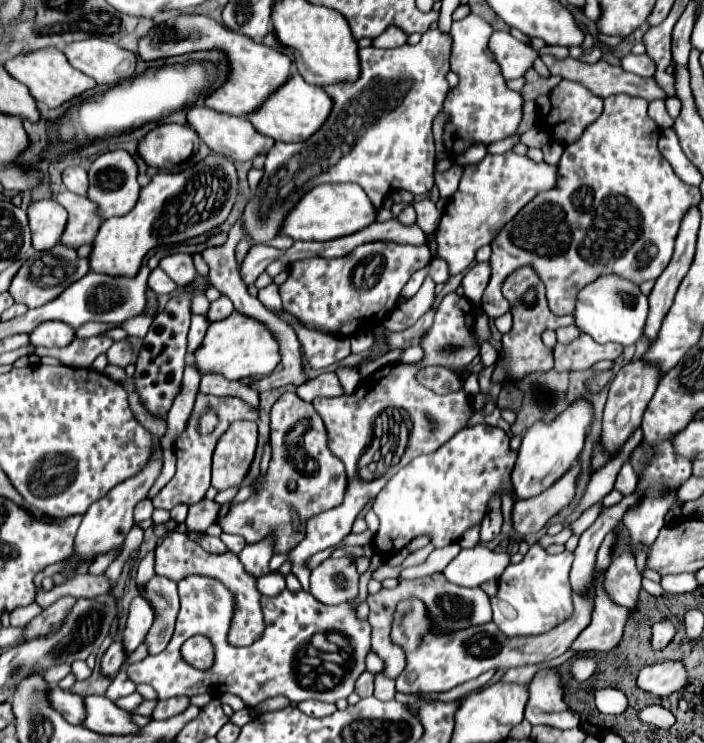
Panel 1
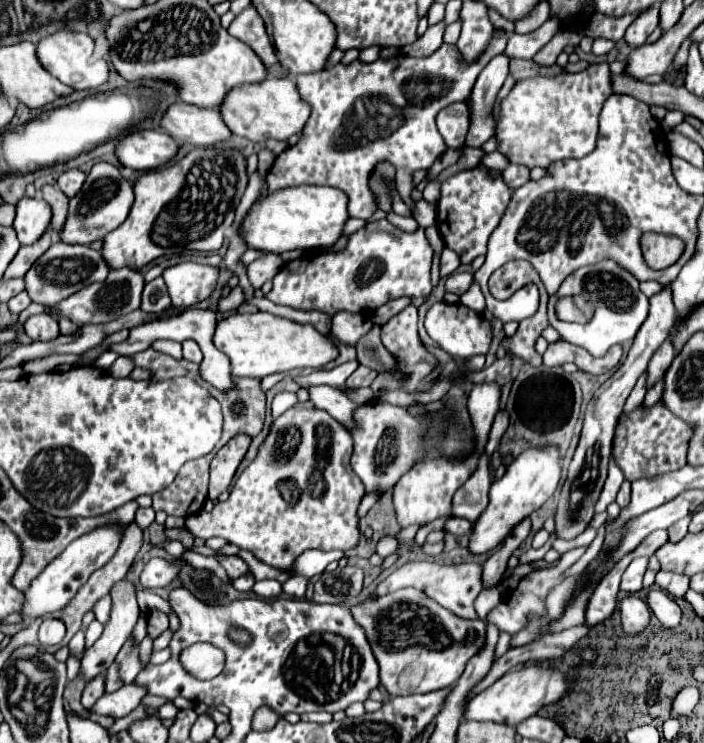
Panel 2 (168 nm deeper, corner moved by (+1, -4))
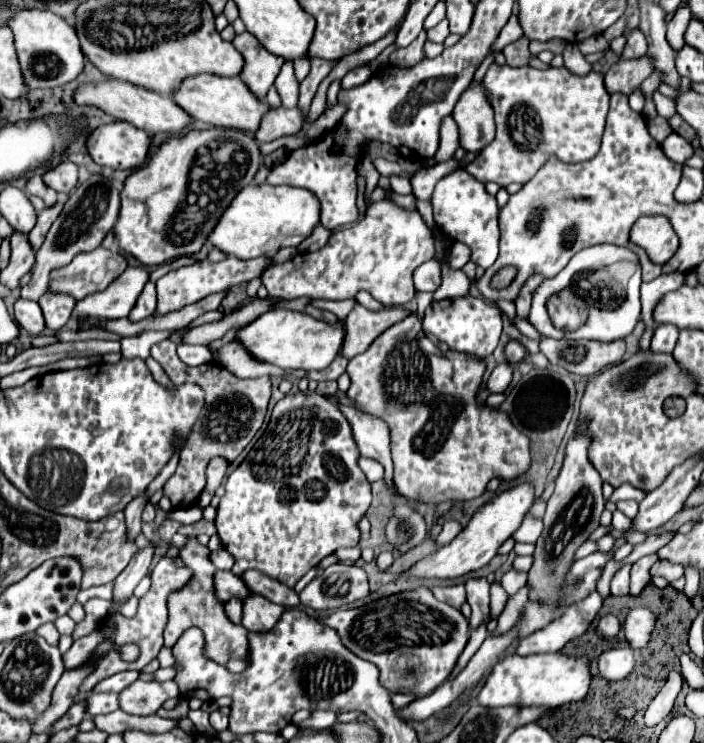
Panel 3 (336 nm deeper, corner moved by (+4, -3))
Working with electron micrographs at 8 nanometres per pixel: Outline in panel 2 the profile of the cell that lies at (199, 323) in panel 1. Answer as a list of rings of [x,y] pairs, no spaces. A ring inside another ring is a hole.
[[[186,340],[186,342],[182,342],[182,346],[184,346],[184,358],[186,360],[190,360],[194,364],[202,362],[202,352],[200,352],[198,344],[194,344],[192,340]]]

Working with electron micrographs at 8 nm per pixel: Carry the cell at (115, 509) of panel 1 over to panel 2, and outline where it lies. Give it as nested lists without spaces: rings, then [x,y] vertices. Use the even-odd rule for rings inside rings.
[[[102,526],[102,528],[92,530],[90,534],[76,538],[70,546],[66,546],[66,550],[62,554],[58,554],[42,570],[42,574],[34,578],[34,582],[30,582],[30,588],[24,590],[24,604],[20,610],[20,614],[24,616],[24,622],[30,624],[40,616],[62,610],[74,598],[74,594],[80,590],[80,586],[86,584],[90,574],[94,570],[98,570],[100,566],[104,566],[114,556],[114,552],[118,550],[122,532],[124,532],[124,528],[118,528],[118,526]]]

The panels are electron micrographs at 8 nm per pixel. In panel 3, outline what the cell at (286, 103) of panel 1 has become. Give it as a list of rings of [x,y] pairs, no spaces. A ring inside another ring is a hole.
[[[211,75],[191,77],[191,81],[185,81],[183,89],[179,89],[179,93],[175,93],[173,99],[177,105],[187,109],[187,113],[191,113],[197,121],[205,121],[219,129],[229,127],[229,129],[245,131],[251,135],[257,133],[261,119],[265,117],[265,113],[271,111],[271,105],[263,99],[257,99],[241,77],[225,77],[225,79],[211,77]]]

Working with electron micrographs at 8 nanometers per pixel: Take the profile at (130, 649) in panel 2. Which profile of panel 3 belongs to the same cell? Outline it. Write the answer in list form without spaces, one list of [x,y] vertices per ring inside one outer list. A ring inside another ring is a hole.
[[[138,679],[119,693],[119,705],[131,715],[155,715],[171,697],[179,697],[179,689],[173,681],[157,683]]]

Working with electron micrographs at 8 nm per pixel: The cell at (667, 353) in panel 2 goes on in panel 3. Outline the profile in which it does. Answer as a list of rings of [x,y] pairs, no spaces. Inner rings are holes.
[[[659,325],[651,339],[651,351],[653,353],[671,353],[671,349],[677,343],[679,331],[673,325]]]

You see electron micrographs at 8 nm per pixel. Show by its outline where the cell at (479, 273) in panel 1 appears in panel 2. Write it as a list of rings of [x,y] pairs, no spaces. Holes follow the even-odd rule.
[[[454,272],[446,278],[446,292],[454,292],[454,294],[462,294],[470,288],[470,284],[474,282],[474,276],[472,274],[460,274],[460,272]]]

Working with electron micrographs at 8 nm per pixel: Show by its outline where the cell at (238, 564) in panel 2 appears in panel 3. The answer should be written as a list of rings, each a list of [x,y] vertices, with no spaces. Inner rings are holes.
[[[249,569],[247,573],[243,573],[241,579],[245,581],[245,585],[253,593],[263,595],[277,605],[283,605],[283,607],[297,607],[299,605],[299,595],[291,587],[287,587],[287,585],[283,585],[263,573],[257,573],[255,569]]]

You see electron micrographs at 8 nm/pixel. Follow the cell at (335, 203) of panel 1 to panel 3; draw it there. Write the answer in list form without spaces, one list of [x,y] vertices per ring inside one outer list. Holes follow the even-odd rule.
[[[267,183],[247,185],[247,189],[241,189],[239,197],[235,197],[235,201],[227,207],[227,213],[219,219],[219,225],[211,233],[209,241],[217,249],[239,259],[255,259],[263,255],[273,257],[279,249],[297,247],[319,223],[321,203],[309,189],[289,185],[271,187]]]

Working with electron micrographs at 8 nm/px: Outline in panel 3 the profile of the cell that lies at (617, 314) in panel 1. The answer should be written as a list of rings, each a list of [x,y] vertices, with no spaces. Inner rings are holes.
[[[607,243],[593,245],[593,247],[579,251],[567,263],[567,267],[561,273],[557,273],[551,279],[545,279],[537,287],[537,291],[533,293],[533,305],[531,305],[529,321],[537,327],[537,331],[543,337],[553,337],[553,339],[571,337],[571,339],[587,339],[587,341],[599,341],[599,343],[625,339],[635,329],[635,325],[641,317],[639,285],[641,285],[641,269],[639,269],[639,261],[637,261],[633,251],[623,249],[619,245],[607,245]],[[561,289],[577,291],[577,295],[581,295],[589,303],[587,323],[583,327],[579,327],[577,331],[571,331],[571,333],[557,331],[551,325],[551,319],[549,319],[547,309],[545,309],[545,301]]]

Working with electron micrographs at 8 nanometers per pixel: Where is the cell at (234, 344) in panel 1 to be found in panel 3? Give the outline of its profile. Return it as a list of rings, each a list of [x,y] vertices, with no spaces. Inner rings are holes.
[[[287,309],[267,311],[259,315],[255,321],[251,321],[249,325],[237,329],[235,333],[235,341],[241,343],[253,359],[263,361],[263,363],[273,363],[285,371],[327,369],[331,361],[337,357],[343,337],[345,337],[343,321],[339,321],[337,325],[329,325],[307,313],[287,311]]]

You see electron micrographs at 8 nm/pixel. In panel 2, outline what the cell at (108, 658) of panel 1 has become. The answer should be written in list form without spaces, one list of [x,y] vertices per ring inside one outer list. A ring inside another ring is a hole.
[[[96,676],[94,680],[90,680],[90,682],[86,684],[80,702],[82,702],[82,706],[84,706],[86,710],[90,710],[90,708],[94,706],[94,702],[96,702],[102,694],[104,694],[104,676]]]

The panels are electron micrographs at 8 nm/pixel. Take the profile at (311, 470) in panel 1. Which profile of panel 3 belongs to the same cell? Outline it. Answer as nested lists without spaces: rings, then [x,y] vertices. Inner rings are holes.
[[[319,393],[285,395],[271,413],[271,421],[259,441],[253,445],[245,461],[229,475],[225,495],[217,507],[215,527],[223,547],[235,557],[233,573],[257,569],[283,585],[295,583],[313,569],[323,557],[333,555],[341,547],[359,543],[357,523],[371,503],[371,485],[357,465],[359,449],[353,445],[347,419]]]

